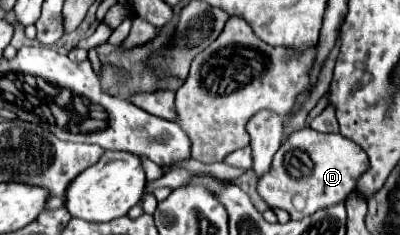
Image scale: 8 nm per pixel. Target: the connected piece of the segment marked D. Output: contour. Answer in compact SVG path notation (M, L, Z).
M303 127L291 133L281 145L273 159L271 173L259 179L257 191L269 207L281 207L289 211L291 219L303 219L317 209L343 201L367 169L369 159L365 151L351 139L345 139L341 133L319 133L311 127Z

